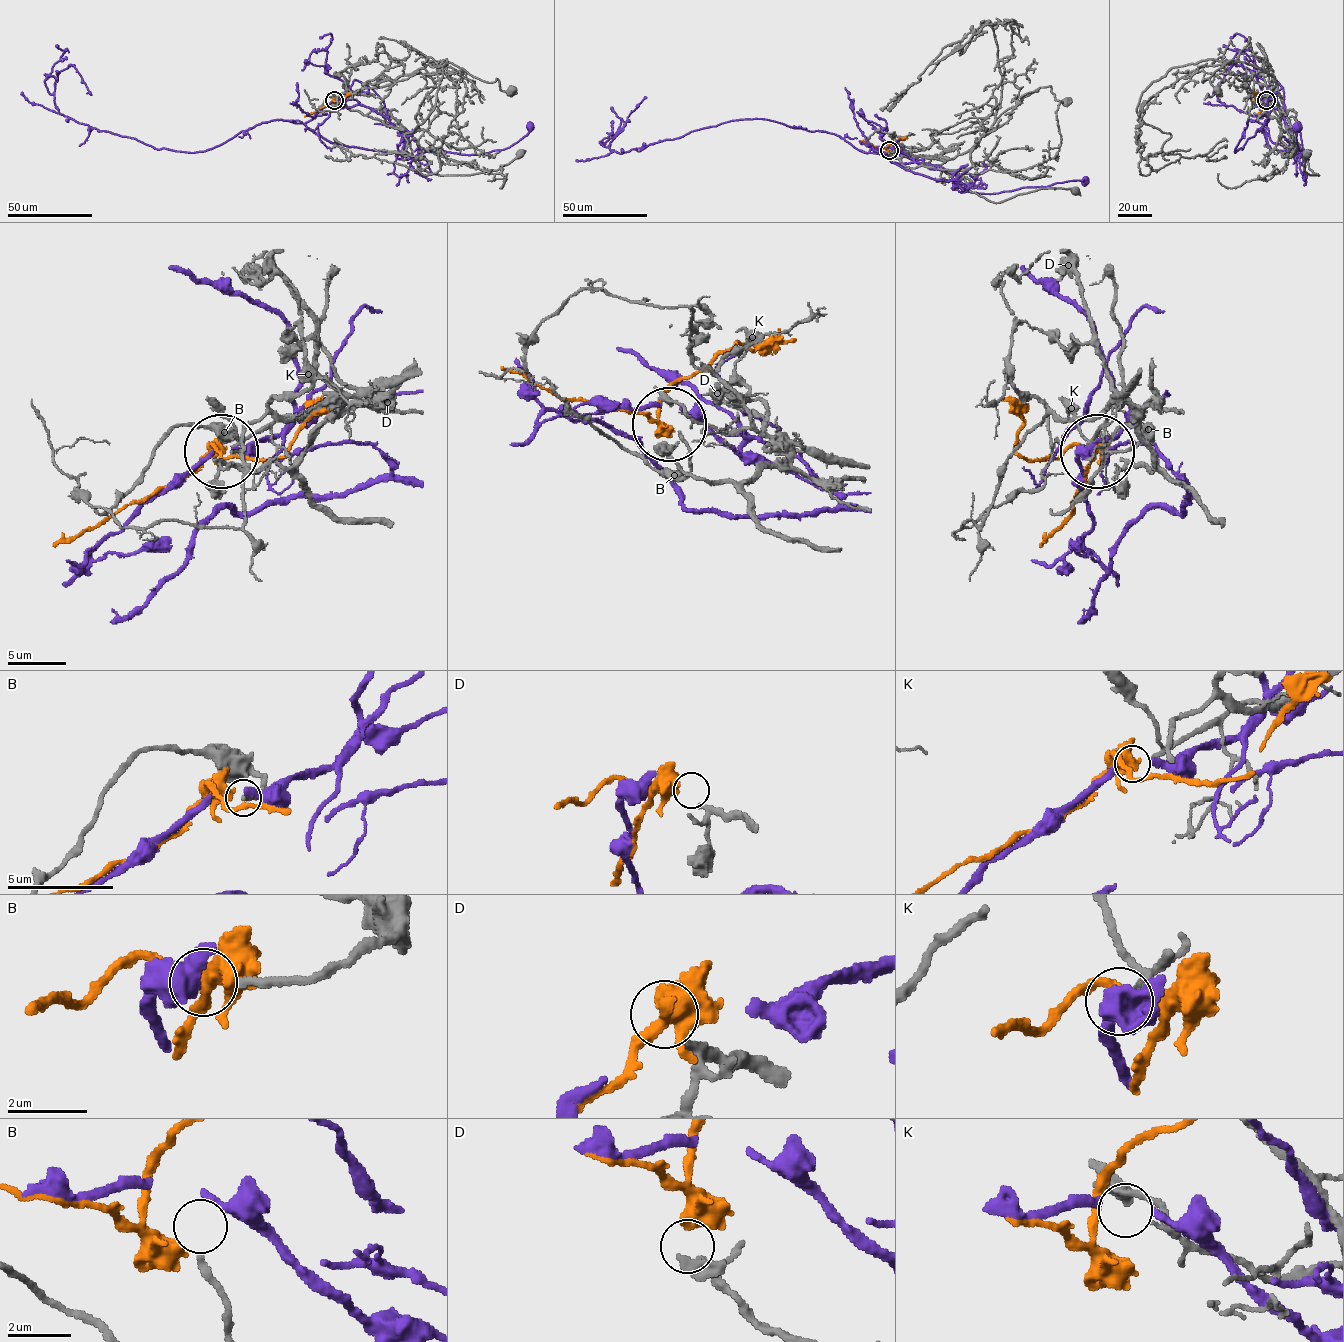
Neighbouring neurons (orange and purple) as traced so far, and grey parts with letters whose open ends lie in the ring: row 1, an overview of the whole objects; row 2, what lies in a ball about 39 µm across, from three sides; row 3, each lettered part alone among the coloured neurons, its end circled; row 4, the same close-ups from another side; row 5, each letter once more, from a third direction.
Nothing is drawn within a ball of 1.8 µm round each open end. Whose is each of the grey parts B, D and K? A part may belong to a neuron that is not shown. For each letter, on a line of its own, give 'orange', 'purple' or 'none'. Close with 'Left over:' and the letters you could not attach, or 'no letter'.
B: none
D: orange
K: none
Left over: B, K

